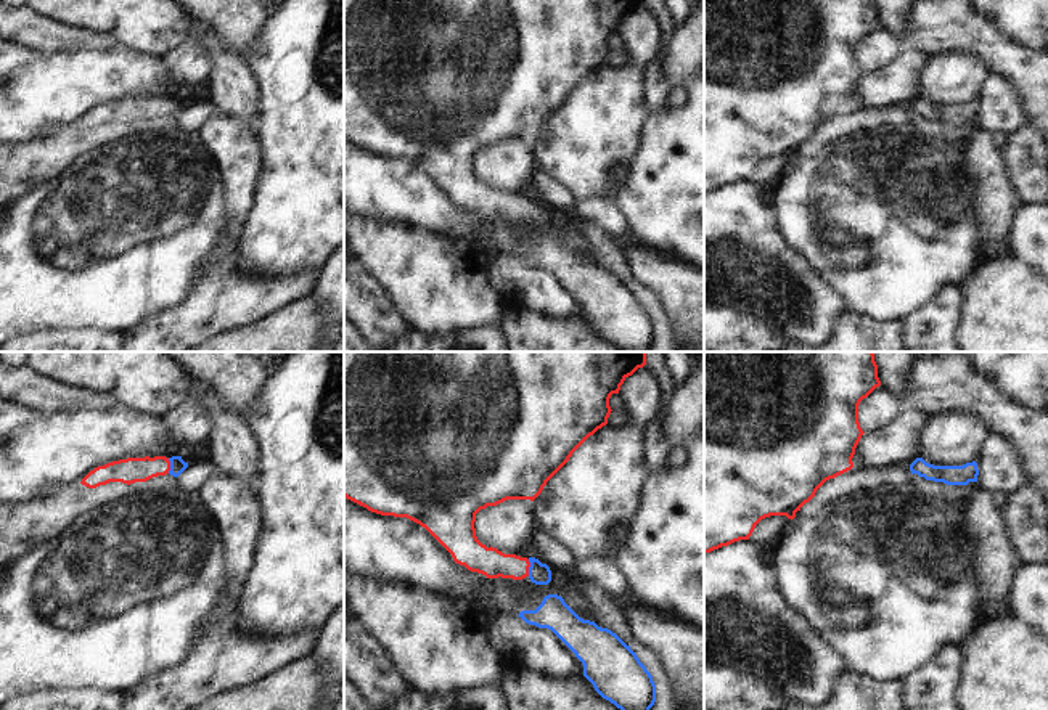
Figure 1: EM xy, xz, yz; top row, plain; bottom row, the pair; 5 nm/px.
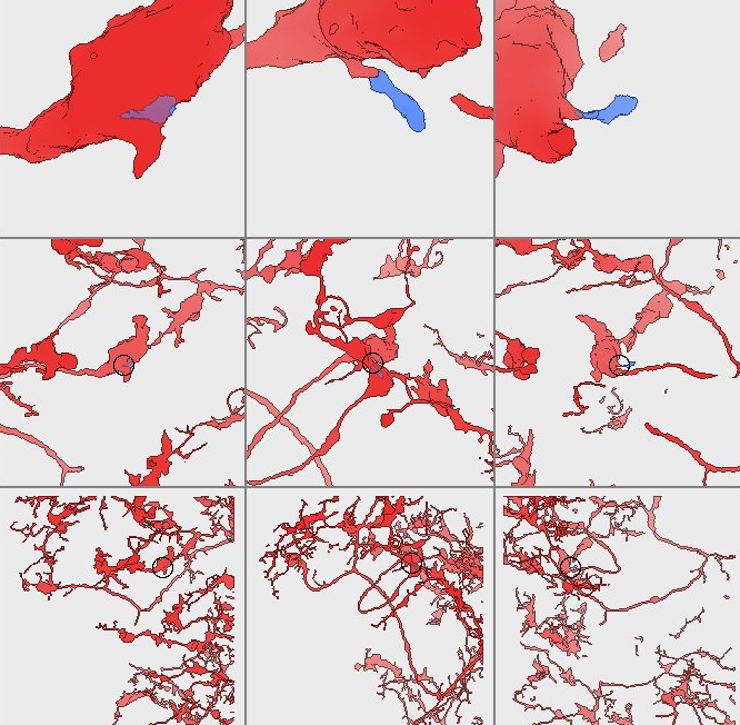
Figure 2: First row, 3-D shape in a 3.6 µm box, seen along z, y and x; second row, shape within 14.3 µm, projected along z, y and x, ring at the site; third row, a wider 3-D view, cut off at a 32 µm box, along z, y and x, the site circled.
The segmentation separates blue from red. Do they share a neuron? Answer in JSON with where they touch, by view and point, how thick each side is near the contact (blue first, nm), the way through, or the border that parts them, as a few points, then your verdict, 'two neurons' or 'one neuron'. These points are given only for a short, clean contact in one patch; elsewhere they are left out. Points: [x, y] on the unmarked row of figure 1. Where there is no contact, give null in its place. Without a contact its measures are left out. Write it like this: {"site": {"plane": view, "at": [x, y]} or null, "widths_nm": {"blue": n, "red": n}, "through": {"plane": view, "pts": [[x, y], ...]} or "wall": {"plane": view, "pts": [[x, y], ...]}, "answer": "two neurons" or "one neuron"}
{"site": {"plane": "xz", "at": [529, 208]}, "widths_nm": {"blue": 110, "red": 140}, "through": {"plane": "xz", "pts": [[539, 214], [529, 208], [503, 206], [489, 201]]}, "answer": "one neuron"}

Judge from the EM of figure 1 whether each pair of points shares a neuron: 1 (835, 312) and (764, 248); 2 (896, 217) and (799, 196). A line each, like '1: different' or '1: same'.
1: same
2: same

